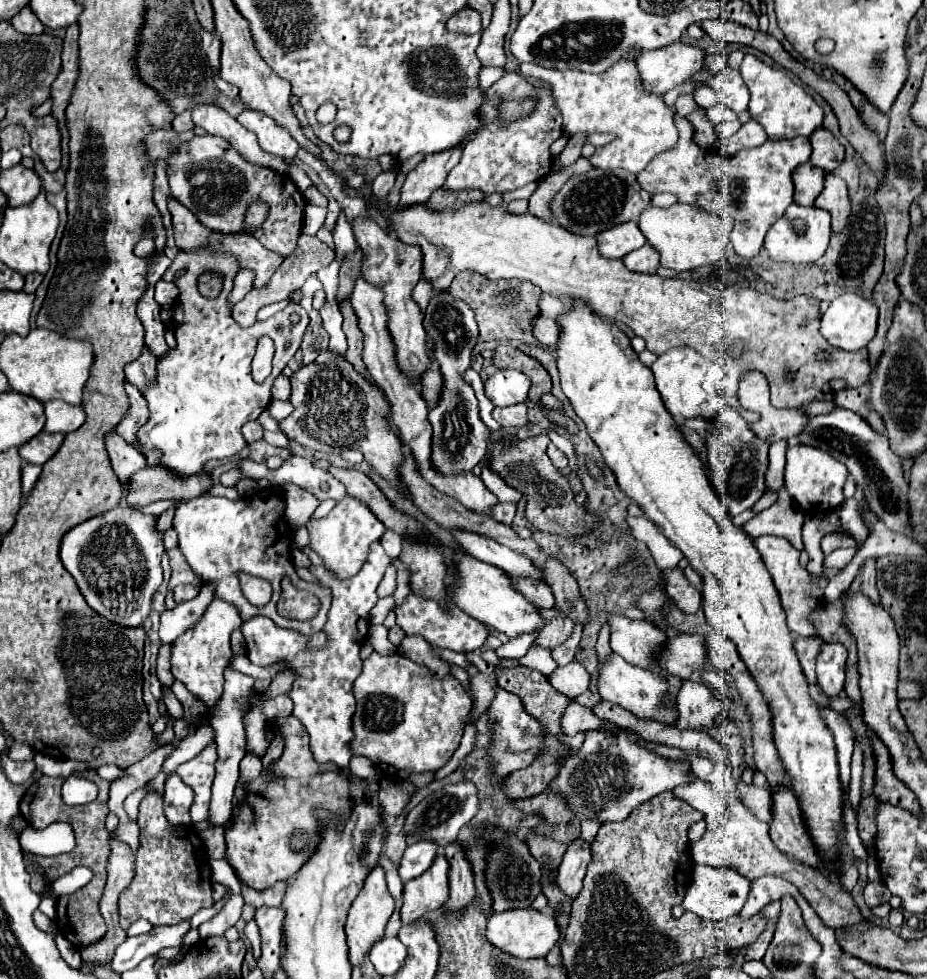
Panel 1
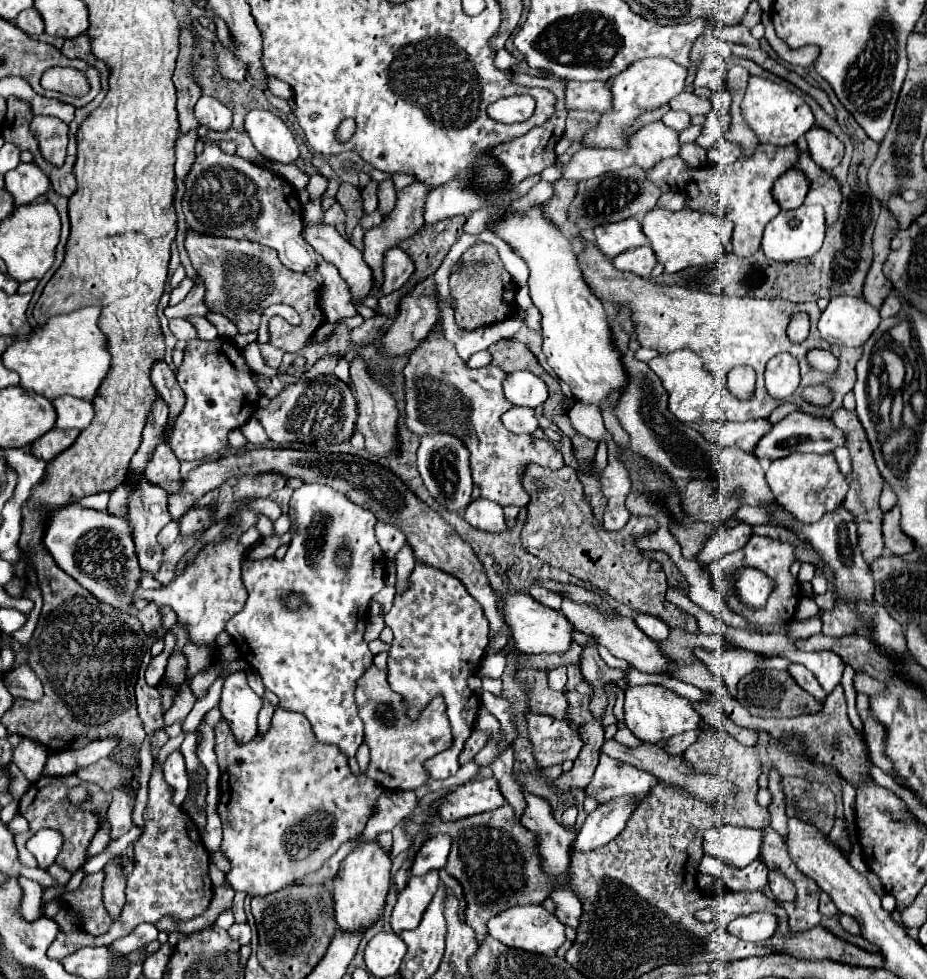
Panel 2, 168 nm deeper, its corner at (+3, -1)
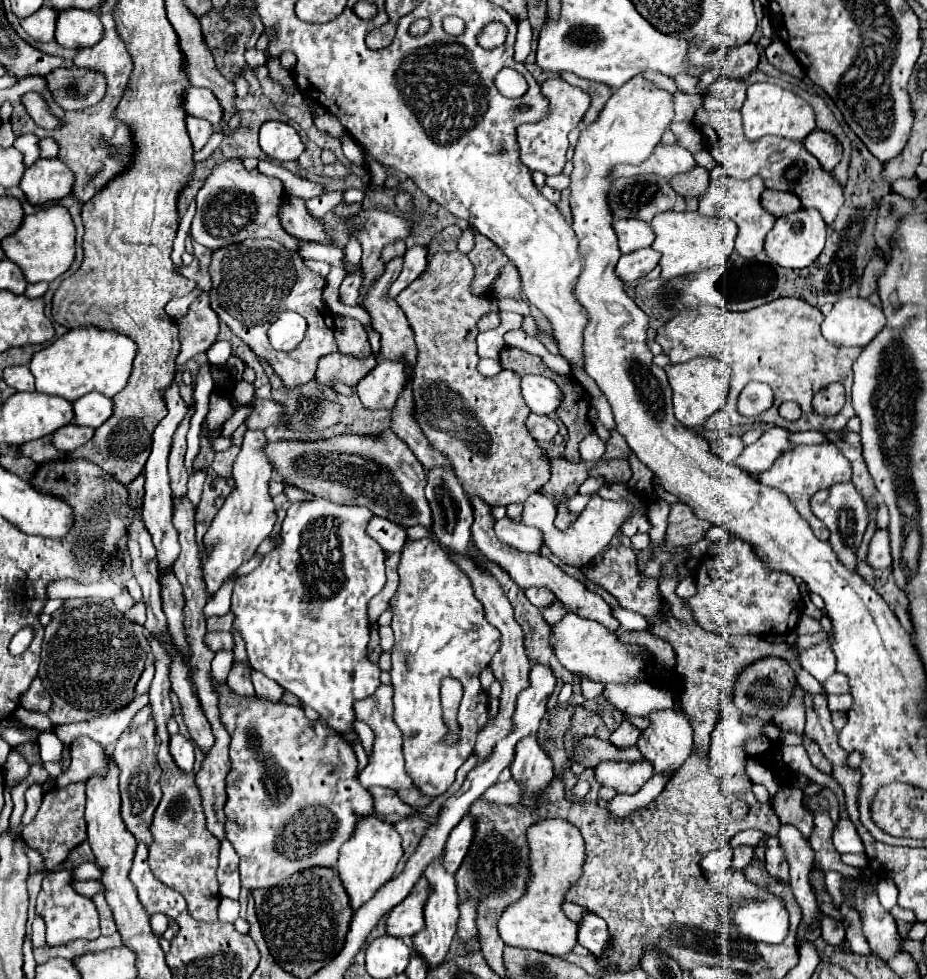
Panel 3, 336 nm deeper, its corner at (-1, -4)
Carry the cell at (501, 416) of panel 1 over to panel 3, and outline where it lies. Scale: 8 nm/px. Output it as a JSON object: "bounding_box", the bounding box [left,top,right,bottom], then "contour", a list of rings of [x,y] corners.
{"bounding_box":[526,413,558,441],"contour":[[[536,413],[528,415],[526,429],[530,437],[534,437],[536,441],[552,441],[552,437],[558,433],[558,425],[548,415],[536,415]]]}

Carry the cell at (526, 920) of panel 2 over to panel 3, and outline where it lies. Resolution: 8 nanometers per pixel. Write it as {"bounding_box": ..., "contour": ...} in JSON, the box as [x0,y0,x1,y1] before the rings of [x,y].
{"bounding_box":[498,819,584,957],"contour":[[[548,819],[532,825],[528,829],[528,845],[530,845],[530,879],[528,891],[522,899],[506,907],[498,921],[498,933],[502,941],[510,947],[534,949],[540,953],[564,957],[576,945],[576,923],[570,921],[560,905],[564,901],[564,893],[578,881],[584,863],[584,841],[580,831],[562,819]]]}

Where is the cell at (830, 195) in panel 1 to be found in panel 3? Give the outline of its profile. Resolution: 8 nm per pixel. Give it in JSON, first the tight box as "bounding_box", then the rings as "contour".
{"bounding_box":[674,93,844,225],"contour":[[[674,93],[674,121],[694,123],[706,137],[712,157],[726,169],[726,175],[736,179],[748,179],[752,175],[760,175],[768,189],[790,191],[796,193],[802,201],[802,207],[814,207],[822,213],[822,219],[830,225],[838,215],[838,209],[844,203],[844,193],[840,183],[818,165],[818,159],[812,157],[804,149],[800,141],[780,139],[780,137],[762,137],[758,141],[750,141],[742,131],[742,115],[740,111],[706,111],[700,95]]]}

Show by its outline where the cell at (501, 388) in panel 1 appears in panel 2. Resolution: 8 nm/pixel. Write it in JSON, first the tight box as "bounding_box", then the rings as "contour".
{"bounding_box":[504,372,548,408],"contour":[[[512,372],[506,378],[504,394],[514,406],[536,408],[548,398],[548,388],[538,376],[530,372]]]}

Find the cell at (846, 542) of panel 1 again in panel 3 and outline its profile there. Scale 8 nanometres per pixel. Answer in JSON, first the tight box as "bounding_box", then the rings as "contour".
{"bounding_box":[704,526,730,543],"contour":[[[712,526],[704,536],[705,539],[710,540],[712,543],[716,543],[719,541],[727,542],[730,538],[730,533],[723,530],[722,527]]]}

